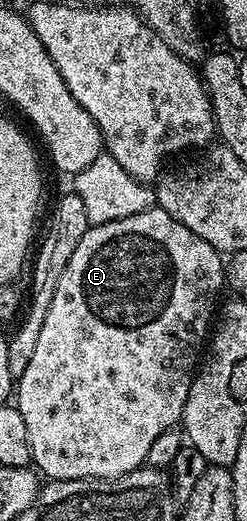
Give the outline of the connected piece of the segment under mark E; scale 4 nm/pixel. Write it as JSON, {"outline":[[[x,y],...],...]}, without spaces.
{"outline":[[[157,205],[148,208],[144,213],[132,213],[132,217],[95,223],[88,228],[84,237],[80,237],[80,245],[76,245],[76,253],[72,253],[64,273],[60,273],[60,285],[56,285],[56,293],[52,293],[52,305],[48,305],[48,317],[44,317],[44,326],[41,327],[40,337],[36,340],[36,349],[24,373],[16,380],[16,406],[20,417],[24,417],[24,429],[28,429],[30,458],[33,466],[43,476],[47,475],[47,480],[99,477],[117,479],[120,475],[127,475],[129,471],[134,471],[146,463],[148,449],[152,441],[160,437],[160,433],[177,428],[181,424],[184,405],[188,401],[188,389],[194,380],[196,368],[200,363],[200,352],[207,342],[212,320],[220,303],[218,290],[224,287],[227,279],[224,259],[219,251]]]}

